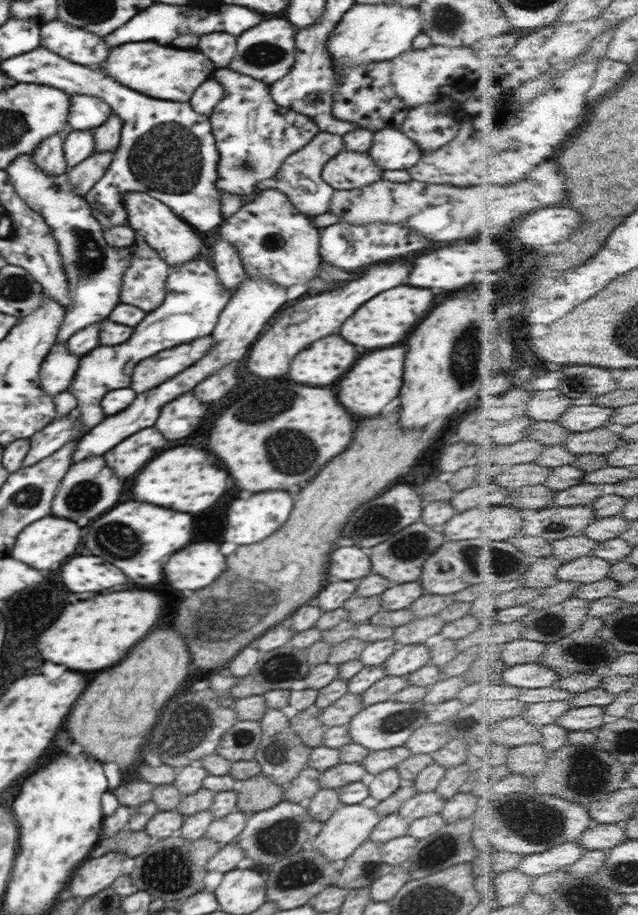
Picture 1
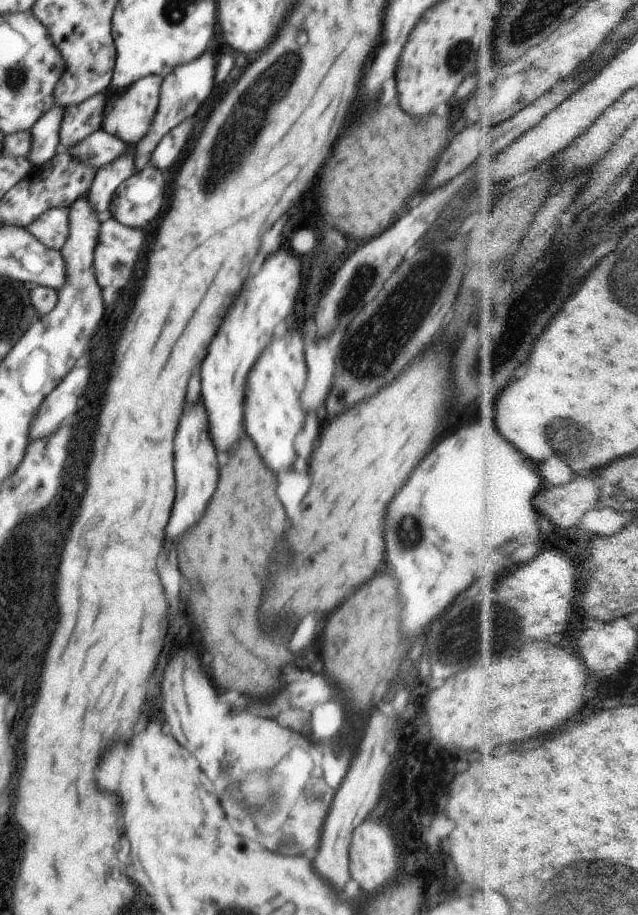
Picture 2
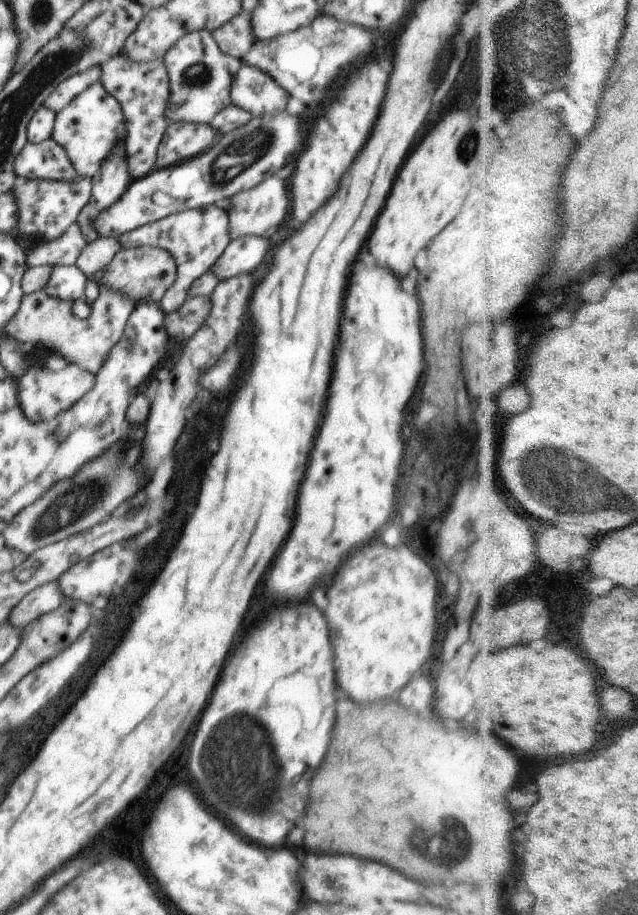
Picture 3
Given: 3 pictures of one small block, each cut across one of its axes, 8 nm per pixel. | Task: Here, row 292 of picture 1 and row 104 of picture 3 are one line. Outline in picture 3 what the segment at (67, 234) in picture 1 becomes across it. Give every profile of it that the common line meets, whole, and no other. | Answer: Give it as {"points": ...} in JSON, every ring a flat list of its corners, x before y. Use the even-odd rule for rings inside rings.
{"points":[[96,81,56,113,51,138,64,148,78,175,92,178,126,135,127,125,120,103]]}

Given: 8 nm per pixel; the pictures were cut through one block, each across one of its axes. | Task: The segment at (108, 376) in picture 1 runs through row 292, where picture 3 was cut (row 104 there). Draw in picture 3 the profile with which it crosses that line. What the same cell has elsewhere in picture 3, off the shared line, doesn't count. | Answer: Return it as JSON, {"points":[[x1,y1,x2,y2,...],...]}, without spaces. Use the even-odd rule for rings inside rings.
{"points":[[206,29,185,34,163,56,166,76,169,78,169,95,165,115,170,121,210,125,216,113,231,104,229,88,233,76,241,67,241,59,224,54,214,40,213,33]]}

